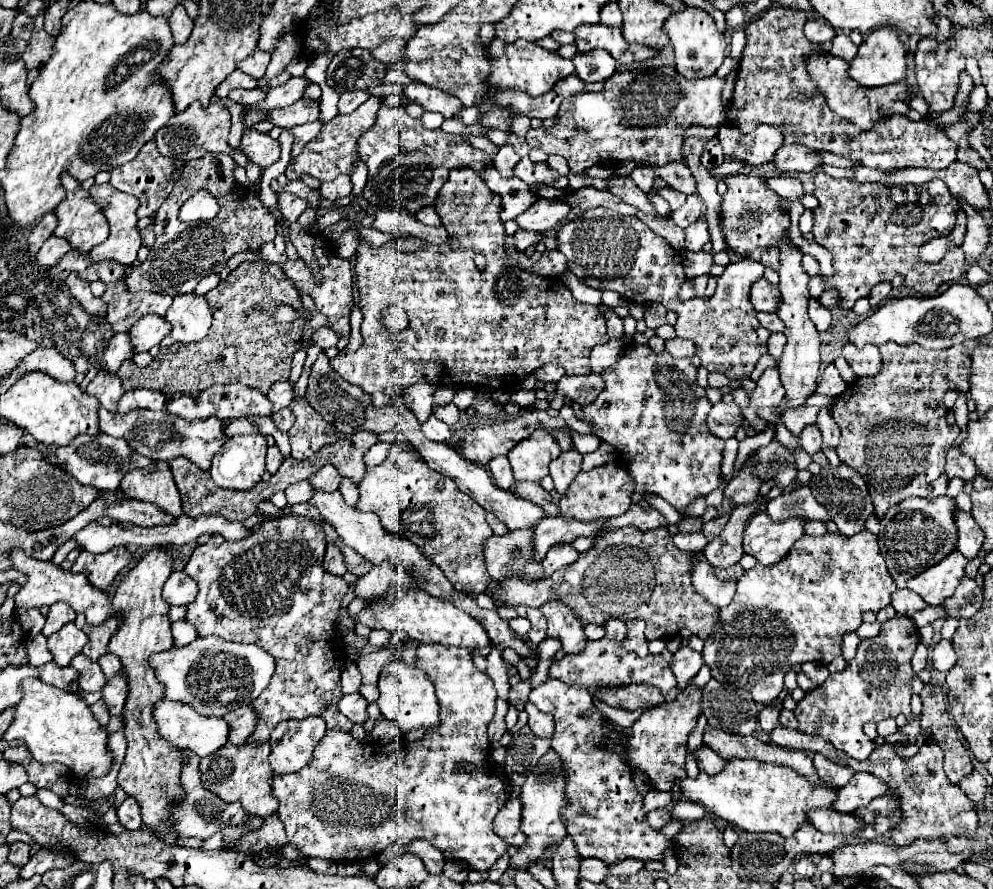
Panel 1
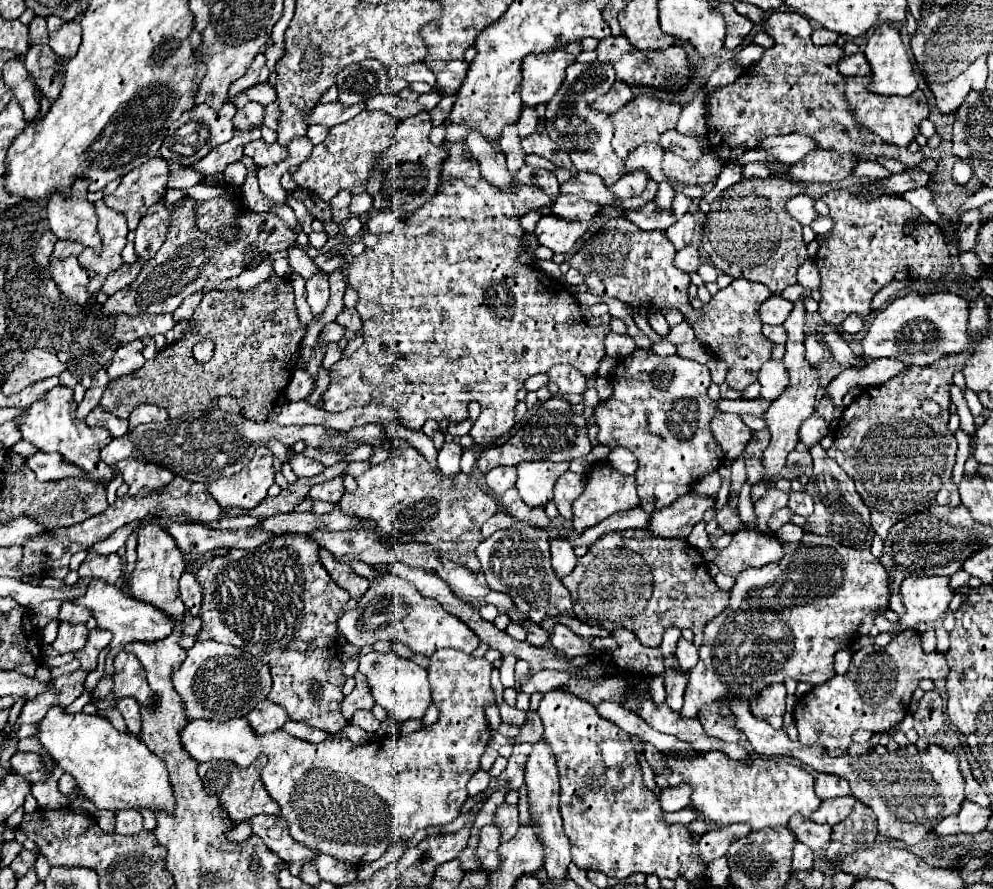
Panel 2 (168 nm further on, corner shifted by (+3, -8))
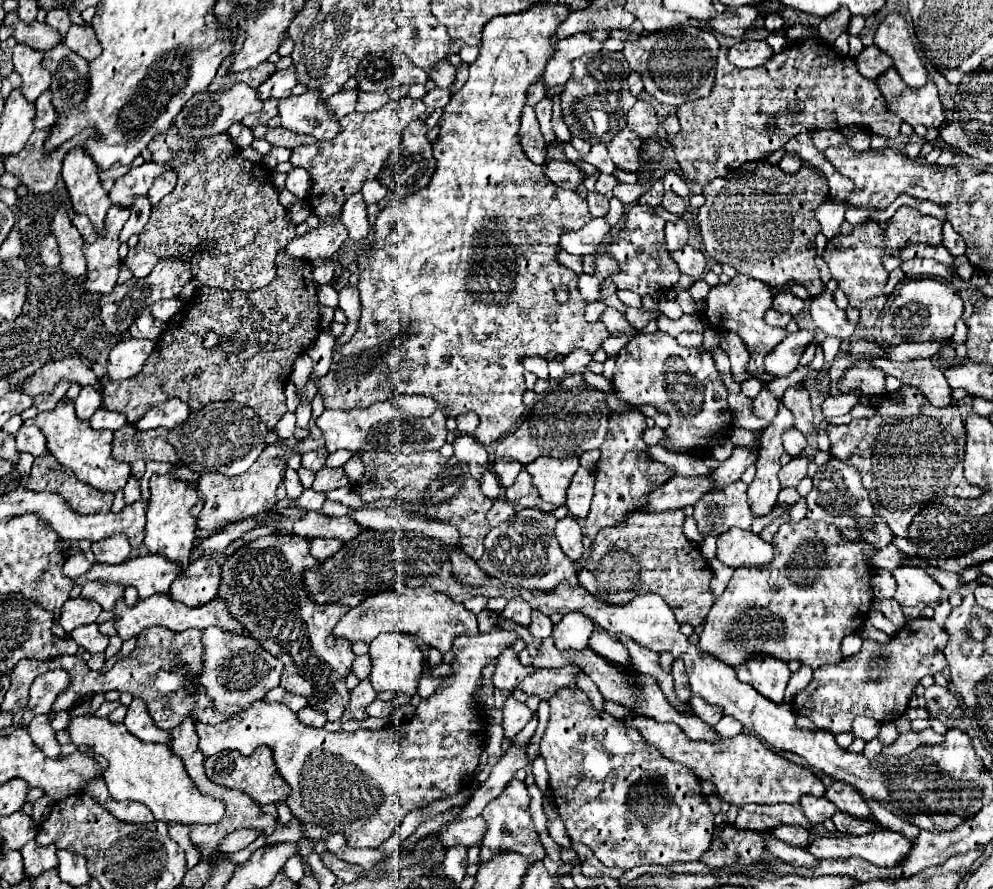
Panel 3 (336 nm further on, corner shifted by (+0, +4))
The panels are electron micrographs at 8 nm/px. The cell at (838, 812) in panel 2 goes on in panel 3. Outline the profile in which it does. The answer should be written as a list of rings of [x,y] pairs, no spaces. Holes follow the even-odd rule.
[[[805,794],[801,796],[801,808],[805,812],[805,816],[809,818],[811,826],[819,826],[823,824],[825,820],[832,818],[837,812],[836,806],[826,798],[817,798],[817,796],[811,796],[811,794]]]

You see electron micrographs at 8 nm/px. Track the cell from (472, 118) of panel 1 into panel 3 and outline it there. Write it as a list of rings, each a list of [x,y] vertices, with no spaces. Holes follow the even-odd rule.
[[[529,104],[523,108],[519,136],[521,136],[521,144],[523,144],[527,158],[535,164],[543,164],[543,160],[547,158],[547,144],[541,136],[541,130],[539,130],[539,124],[535,118],[535,110]]]

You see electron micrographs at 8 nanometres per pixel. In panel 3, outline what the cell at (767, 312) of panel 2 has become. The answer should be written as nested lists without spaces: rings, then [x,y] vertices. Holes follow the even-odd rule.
[[[787,292],[787,294],[779,294],[779,296],[773,298],[773,308],[777,312],[787,312],[787,314],[795,316],[805,308],[805,302],[801,298],[793,296],[791,292]]]

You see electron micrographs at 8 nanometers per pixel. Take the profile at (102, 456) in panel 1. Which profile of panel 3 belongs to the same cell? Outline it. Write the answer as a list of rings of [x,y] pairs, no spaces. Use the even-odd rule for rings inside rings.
[[[21,426],[15,436],[15,442],[17,442],[17,450],[19,452],[29,452],[33,456],[41,456],[43,452],[47,452],[47,446],[45,446],[45,436],[39,432],[39,428],[35,426]]]

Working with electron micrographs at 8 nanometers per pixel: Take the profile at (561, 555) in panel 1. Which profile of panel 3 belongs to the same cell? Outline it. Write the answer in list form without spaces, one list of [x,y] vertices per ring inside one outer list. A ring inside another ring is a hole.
[[[565,516],[563,520],[557,522],[557,528],[555,528],[555,536],[561,544],[561,550],[565,552],[565,556],[569,560],[579,560],[581,554],[583,554],[583,532],[581,532],[581,526],[579,522],[573,518],[573,516]]]

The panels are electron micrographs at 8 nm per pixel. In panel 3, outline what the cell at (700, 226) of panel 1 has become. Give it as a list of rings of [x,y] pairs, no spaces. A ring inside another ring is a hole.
[[[685,246],[681,248],[679,252],[671,252],[671,258],[677,262],[679,270],[687,276],[691,276],[693,280],[699,280],[705,270],[707,270],[707,260],[703,256],[703,252],[691,248],[691,246]]]

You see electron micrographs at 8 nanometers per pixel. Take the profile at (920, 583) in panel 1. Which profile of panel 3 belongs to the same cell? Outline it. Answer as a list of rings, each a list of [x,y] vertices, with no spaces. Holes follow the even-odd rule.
[[[895,568],[891,574],[897,582],[895,600],[901,606],[917,606],[917,604],[933,604],[943,596],[943,588],[925,574],[923,568]]]

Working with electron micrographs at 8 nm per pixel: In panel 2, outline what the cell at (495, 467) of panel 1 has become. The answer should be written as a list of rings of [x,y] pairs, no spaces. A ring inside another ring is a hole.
[[[500,466],[500,468],[492,468],[486,474],[486,484],[496,492],[496,494],[504,494],[508,488],[512,488],[516,484],[516,468],[508,468],[508,466]]]

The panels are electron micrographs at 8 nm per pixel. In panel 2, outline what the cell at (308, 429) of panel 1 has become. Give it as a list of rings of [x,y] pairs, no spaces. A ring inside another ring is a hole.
[[[294,454],[290,464],[292,464],[292,470],[296,472],[296,476],[316,476],[324,470],[322,464],[316,464],[312,458],[308,458],[304,454]]]

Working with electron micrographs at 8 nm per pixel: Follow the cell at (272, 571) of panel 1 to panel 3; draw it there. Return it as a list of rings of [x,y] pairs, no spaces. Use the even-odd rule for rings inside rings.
[[[271,534],[265,538],[257,538],[251,544],[243,546],[239,552],[229,556],[223,564],[223,584],[217,598],[227,600],[227,608],[231,608],[231,614],[247,628],[247,634],[257,638],[263,648],[277,658],[283,660],[283,676],[281,686],[289,692],[303,694],[309,700],[309,706],[313,704],[317,710],[325,712],[327,718],[341,720],[347,704],[349,704],[349,690],[345,686],[345,678],[351,672],[351,664],[355,660],[355,654],[351,650],[351,644],[343,644],[343,640],[335,640],[333,628],[347,612],[341,604],[327,604],[319,606],[313,600],[309,600],[307,592],[303,592],[303,568],[315,568],[319,564],[311,552],[309,552],[309,540],[295,536],[295,534]]]

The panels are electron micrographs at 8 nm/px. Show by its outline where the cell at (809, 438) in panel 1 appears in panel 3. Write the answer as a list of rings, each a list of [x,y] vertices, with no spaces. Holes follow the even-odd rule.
[[[835,394],[835,396],[827,396],[823,406],[821,406],[821,416],[825,418],[833,418],[833,416],[843,416],[847,412],[851,412],[851,408],[859,404],[859,396],[857,394]]]

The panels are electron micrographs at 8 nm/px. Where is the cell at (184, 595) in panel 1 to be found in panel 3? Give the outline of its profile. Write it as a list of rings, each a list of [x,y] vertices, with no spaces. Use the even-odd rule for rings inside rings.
[[[203,556],[189,564],[189,568],[171,584],[169,596],[191,608],[203,606],[217,598],[221,584],[221,566],[215,558]]]

